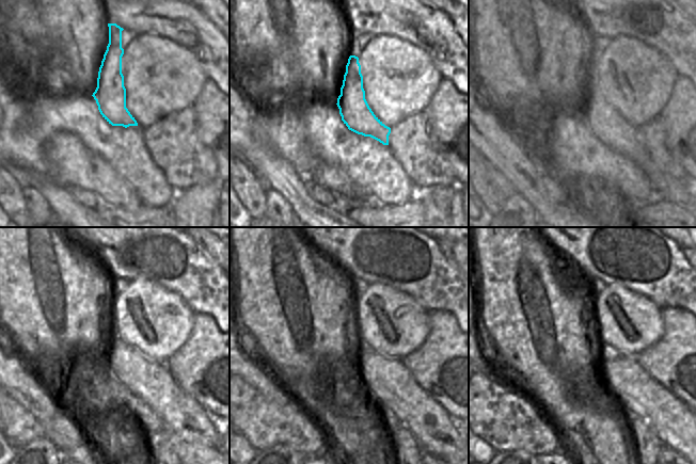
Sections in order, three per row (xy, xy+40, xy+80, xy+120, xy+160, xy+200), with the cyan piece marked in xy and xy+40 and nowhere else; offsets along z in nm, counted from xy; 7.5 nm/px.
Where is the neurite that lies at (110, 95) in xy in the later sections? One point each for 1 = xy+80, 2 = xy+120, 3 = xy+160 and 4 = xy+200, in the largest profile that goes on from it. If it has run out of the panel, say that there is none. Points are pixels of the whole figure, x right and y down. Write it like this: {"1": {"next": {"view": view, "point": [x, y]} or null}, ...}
{"1": {"next": {"view": "xy+80", "point": [604, 122]}}, "2": {"next": {"view": "xy+120", "point": [149, 380]}}, "3": {"next": {"view": "xy+160", "point": [386, 381]}}, "4": {"next": {"view": "xy+200", "point": [677, 427]}}}

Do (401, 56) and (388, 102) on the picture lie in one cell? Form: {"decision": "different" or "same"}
{"decision": "same"}

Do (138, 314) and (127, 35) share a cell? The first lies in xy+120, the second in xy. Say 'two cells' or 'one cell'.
two cells

